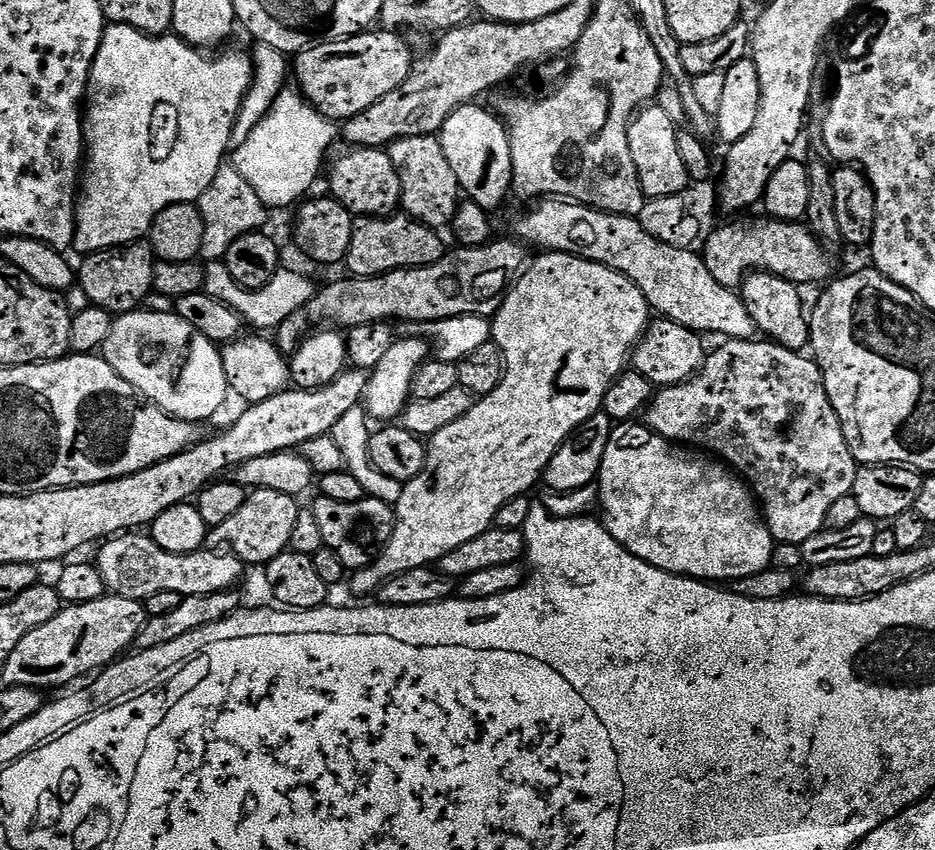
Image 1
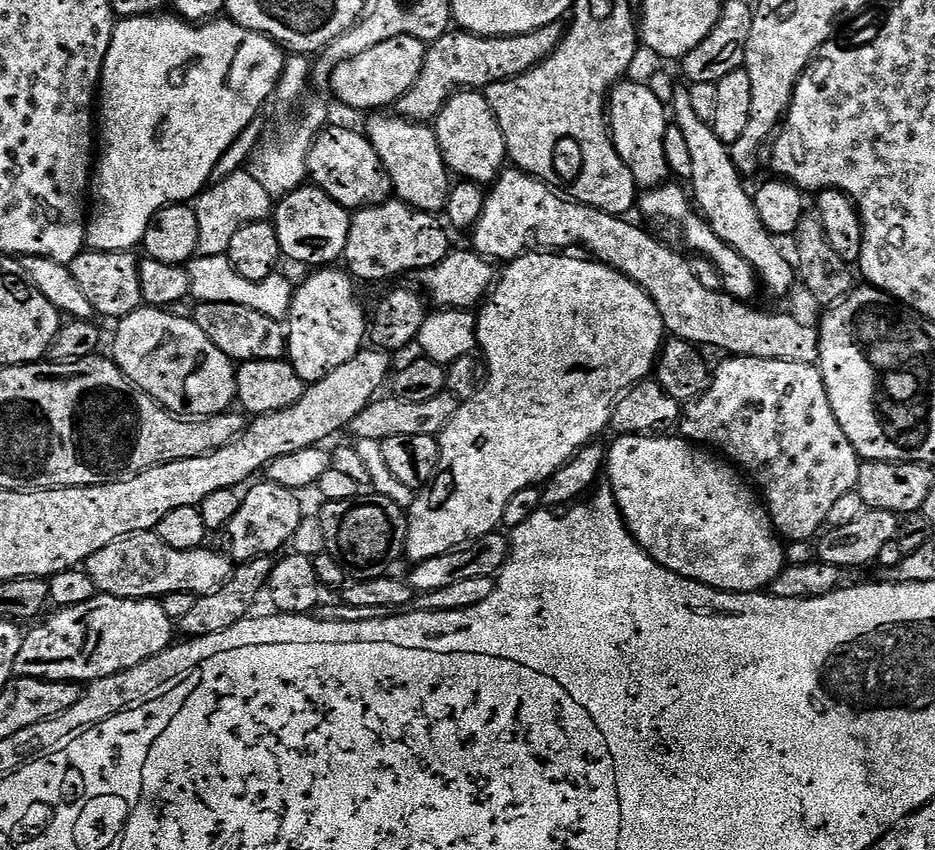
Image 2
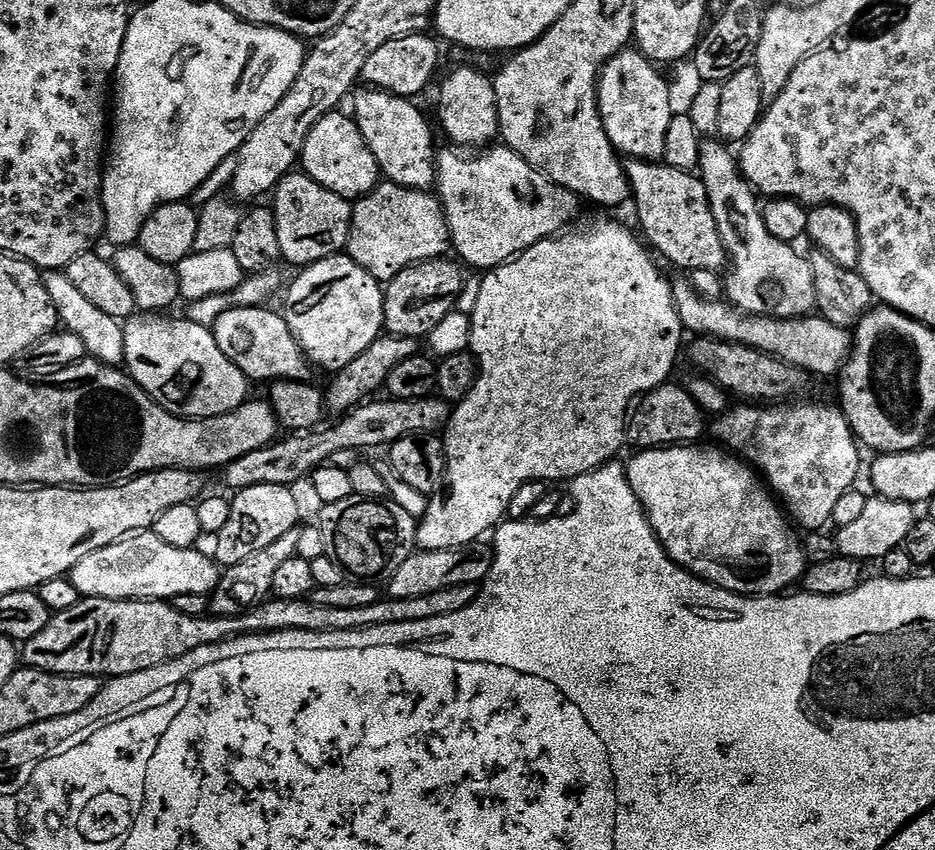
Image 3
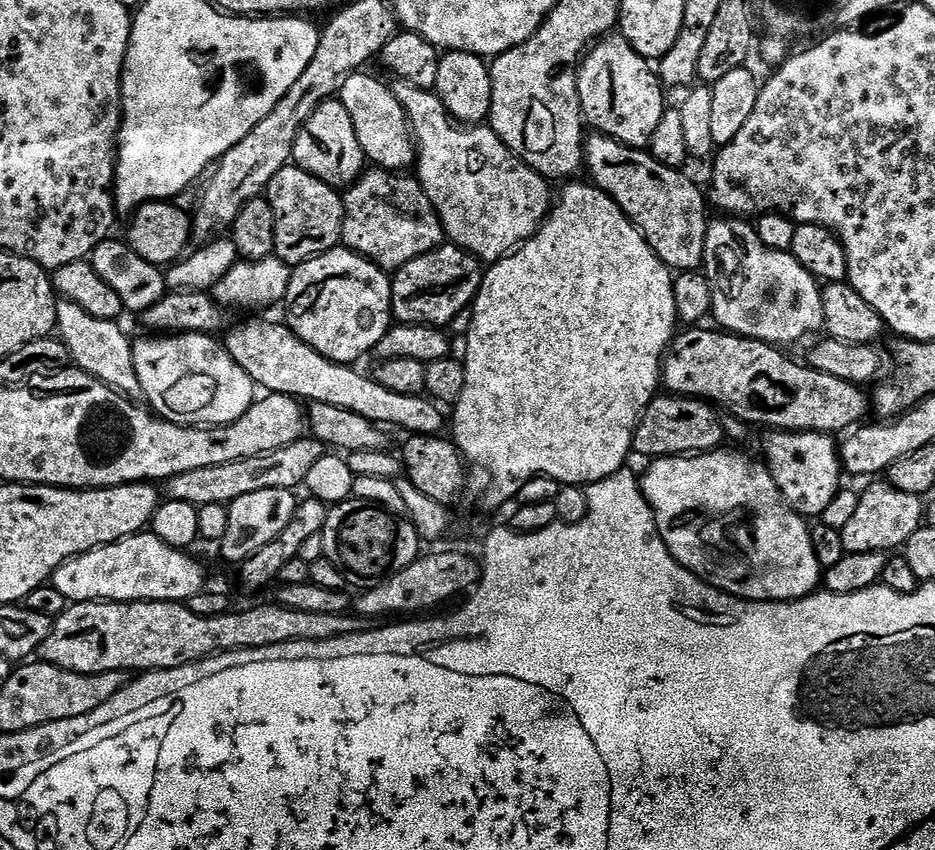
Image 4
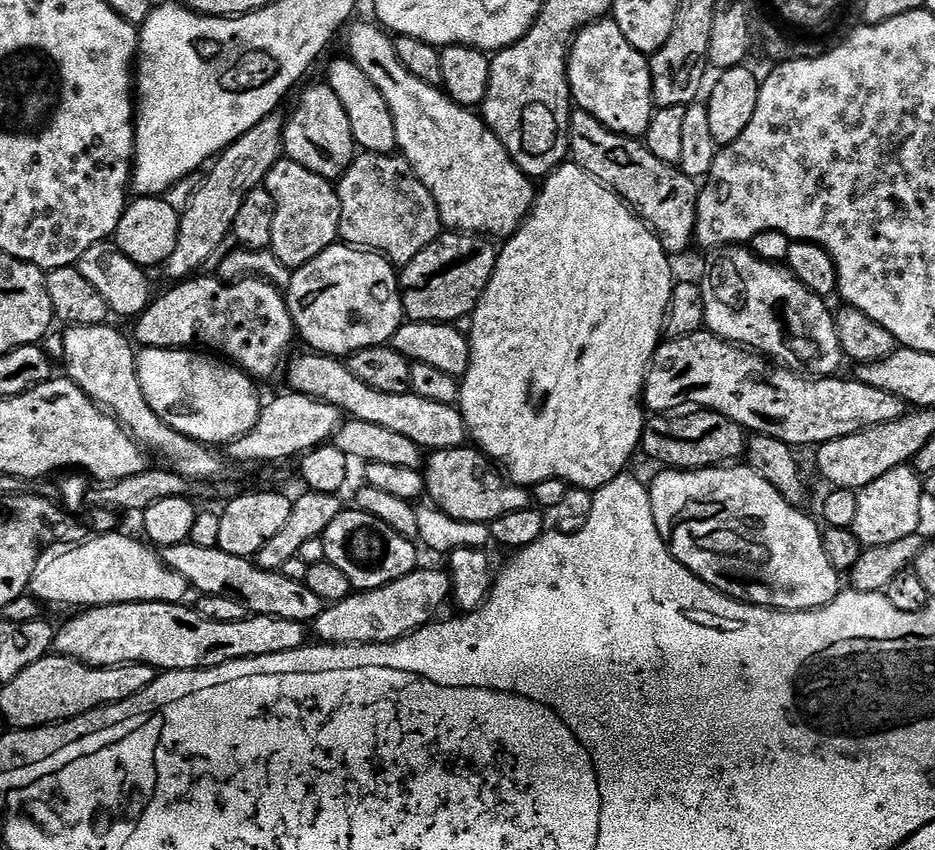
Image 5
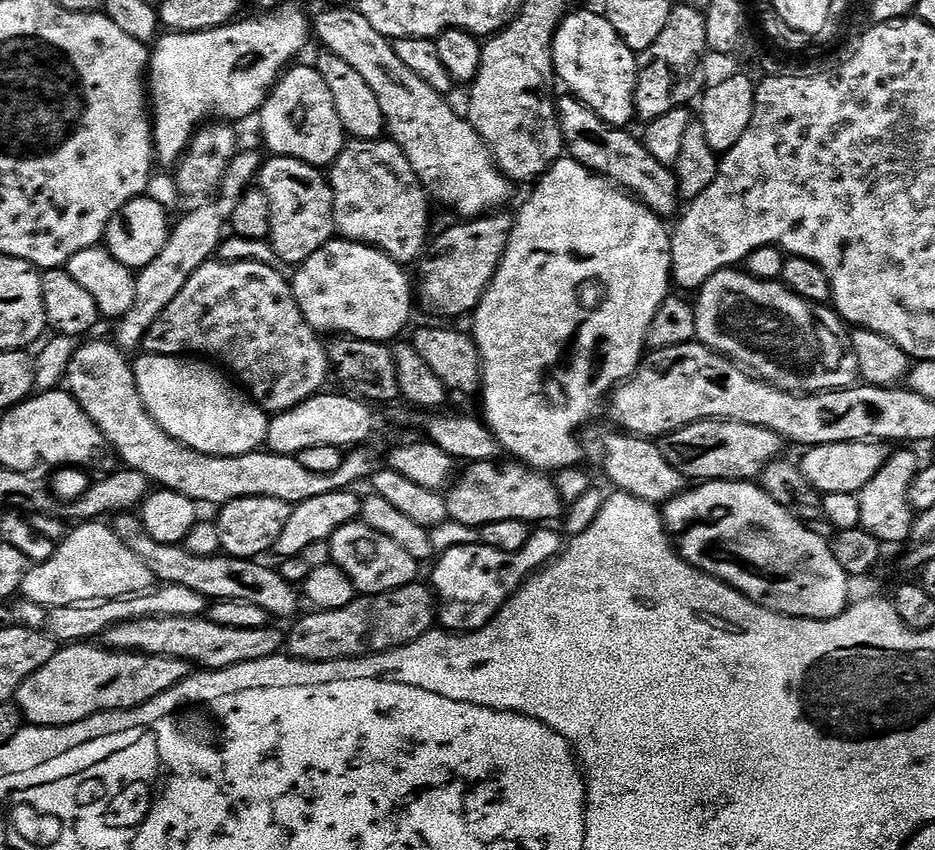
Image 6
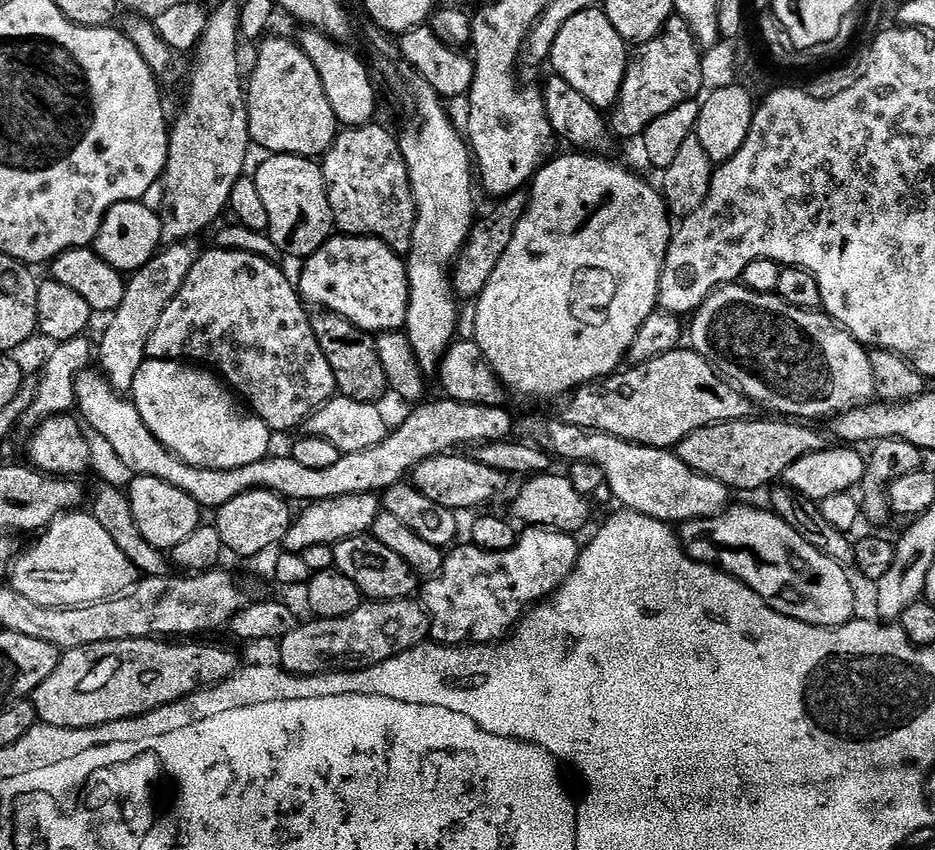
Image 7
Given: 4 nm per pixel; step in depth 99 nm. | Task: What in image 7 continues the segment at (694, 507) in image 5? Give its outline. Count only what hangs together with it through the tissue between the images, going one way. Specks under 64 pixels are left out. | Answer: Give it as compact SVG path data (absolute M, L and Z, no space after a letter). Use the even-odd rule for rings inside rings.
M729 506L716 516L679 525L678 539L691 560L711 564L742 581L786 618L819 628L837 628L857 615L856 592L844 573L845 565L826 558L822 550L814 550L794 526L786 526L771 510Z

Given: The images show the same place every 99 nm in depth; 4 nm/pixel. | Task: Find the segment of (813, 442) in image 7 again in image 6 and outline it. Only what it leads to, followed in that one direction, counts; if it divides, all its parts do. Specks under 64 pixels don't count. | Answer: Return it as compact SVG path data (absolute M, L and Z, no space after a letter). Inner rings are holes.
M699 420L693 424L682 426L673 432L659 437L660 453L674 470L684 475L685 481L703 482L706 480L747 480L755 481L761 474L764 467L772 460L781 459L783 448L786 448L786 441L774 430L766 430L762 426L750 426L737 420Z

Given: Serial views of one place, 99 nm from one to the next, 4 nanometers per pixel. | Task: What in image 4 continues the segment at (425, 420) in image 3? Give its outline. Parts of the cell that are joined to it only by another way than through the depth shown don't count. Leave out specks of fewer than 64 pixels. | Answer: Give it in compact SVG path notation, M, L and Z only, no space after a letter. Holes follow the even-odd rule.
M301 438L274 450L270 454L258 454L254 458L242 458L238 462L226 462L222 466L204 466L202 470L186 470L186 474L172 476L166 482L167 499L190 502L197 508L211 504L229 505L254 490L293 490L304 483L306 474L326 455L325 445L315 438Z

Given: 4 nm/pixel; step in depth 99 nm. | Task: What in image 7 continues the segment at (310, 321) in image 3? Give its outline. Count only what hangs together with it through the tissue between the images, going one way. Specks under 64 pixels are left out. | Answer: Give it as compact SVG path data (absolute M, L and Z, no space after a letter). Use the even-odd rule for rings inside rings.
M336 234L303 264L298 291L309 305L338 314L364 332L403 329L408 313L408 269L398 253L381 240Z

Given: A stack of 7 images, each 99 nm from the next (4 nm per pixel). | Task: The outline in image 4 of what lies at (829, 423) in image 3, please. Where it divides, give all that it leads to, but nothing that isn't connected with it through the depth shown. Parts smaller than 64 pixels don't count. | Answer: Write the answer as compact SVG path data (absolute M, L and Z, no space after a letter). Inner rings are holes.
M772 430L764 440L763 463L772 473L782 498L798 515L805 518L823 517L826 506L842 487L840 450L835 440L826 432L782 432Z

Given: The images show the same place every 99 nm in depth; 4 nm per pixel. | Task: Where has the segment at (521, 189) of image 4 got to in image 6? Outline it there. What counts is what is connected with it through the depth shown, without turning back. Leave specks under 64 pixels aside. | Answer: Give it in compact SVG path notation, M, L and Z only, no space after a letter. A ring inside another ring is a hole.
M355 7L352 8L324 8L317 16L313 15L310 20L314 29L314 36L320 39L321 49L324 52L332 52L342 62L354 66L358 74L370 85L370 90L378 98L378 106L382 106L384 115L384 127L390 139L398 145L406 154L414 174L428 189L433 201L441 200L448 208L453 208L460 218L479 218L493 210L500 210L511 194L513 185L507 176L500 171L492 152L488 149L482 137L474 130L474 126L463 115L460 116L448 105L449 97L445 93L434 90L418 78L398 58L396 45L389 37L378 34L370 22Z

